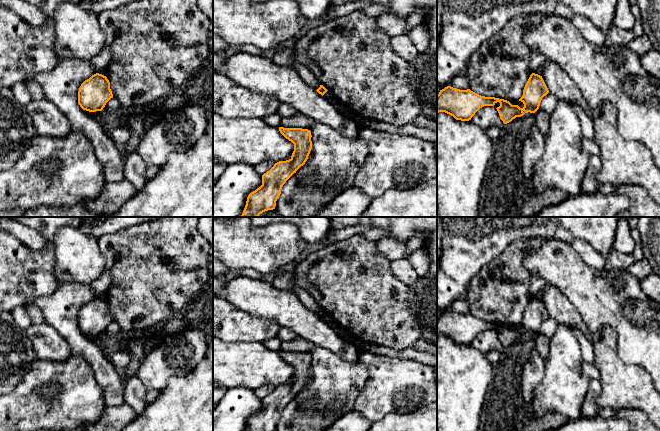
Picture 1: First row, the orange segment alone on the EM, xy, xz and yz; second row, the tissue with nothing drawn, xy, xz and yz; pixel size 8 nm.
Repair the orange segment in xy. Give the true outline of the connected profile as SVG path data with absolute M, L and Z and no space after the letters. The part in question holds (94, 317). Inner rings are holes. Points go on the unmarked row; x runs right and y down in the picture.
M96 297L85 304L78 315L78 328L89 336L102 335L113 322L110 306L106 300Z

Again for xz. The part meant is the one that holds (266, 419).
M279 351L279 355L294 368L292 380L262 399L262 409L248 419L245 431L275 431L283 409L308 383L312 373L310 354Z

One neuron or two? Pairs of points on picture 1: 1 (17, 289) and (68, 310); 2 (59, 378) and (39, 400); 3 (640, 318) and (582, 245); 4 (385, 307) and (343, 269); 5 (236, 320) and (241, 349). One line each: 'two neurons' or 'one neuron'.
1: two neurons
2: one neuron
3: two neurons
4: one neuron
5: two neurons

